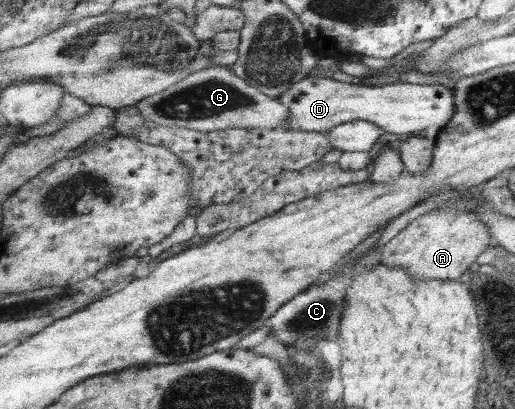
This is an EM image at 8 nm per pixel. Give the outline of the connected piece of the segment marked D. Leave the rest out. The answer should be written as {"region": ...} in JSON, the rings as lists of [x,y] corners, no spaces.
{"region":[[[309,76],[283,92],[278,97],[291,111],[291,120],[285,124],[285,128],[301,131],[313,131],[327,133],[336,126],[356,120],[367,120],[379,125],[384,131],[391,134],[420,135],[423,130],[435,127],[437,130],[449,126],[453,116],[457,114],[455,105],[454,88],[443,84],[411,84],[409,82],[396,82],[385,86],[369,86],[364,84],[347,84],[328,77]]]}

